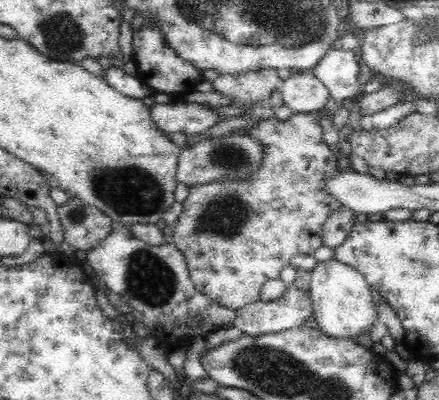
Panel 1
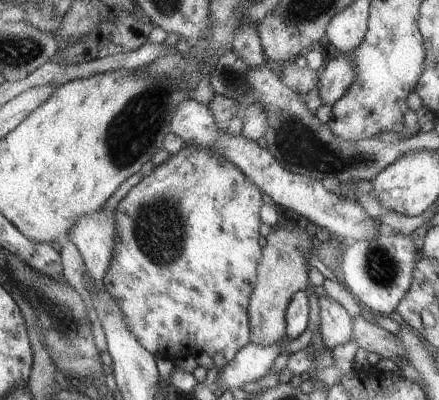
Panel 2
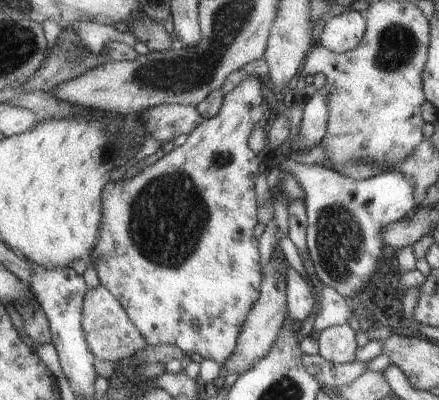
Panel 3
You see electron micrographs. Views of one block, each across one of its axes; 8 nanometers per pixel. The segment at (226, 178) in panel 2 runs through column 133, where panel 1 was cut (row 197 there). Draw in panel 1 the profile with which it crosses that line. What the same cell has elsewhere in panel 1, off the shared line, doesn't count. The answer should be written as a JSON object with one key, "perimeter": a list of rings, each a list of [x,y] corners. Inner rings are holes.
{"perimeter":[[[318,112],[312,114],[292,114],[288,122],[278,118],[268,118],[256,128],[240,130],[242,136],[254,136],[264,146],[262,166],[250,180],[242,184],[212,182],[204,186],[192,186],[188,198],[184,200],[184,212],[174,224],[174,244],[186,256],[188,272],[196,290],[226,306],[230,310],[240,310],[248,304],[260,302],[260,290],[264,282],[280,278],[280,272],[290,266],[294,256],[314,256],[322,246],[320,226],[330,212],[338,210],[342,204],[322,190],[322,178],[338,172],[338,158],[332,154],[330,146],[322,138],[322,126]]]}

